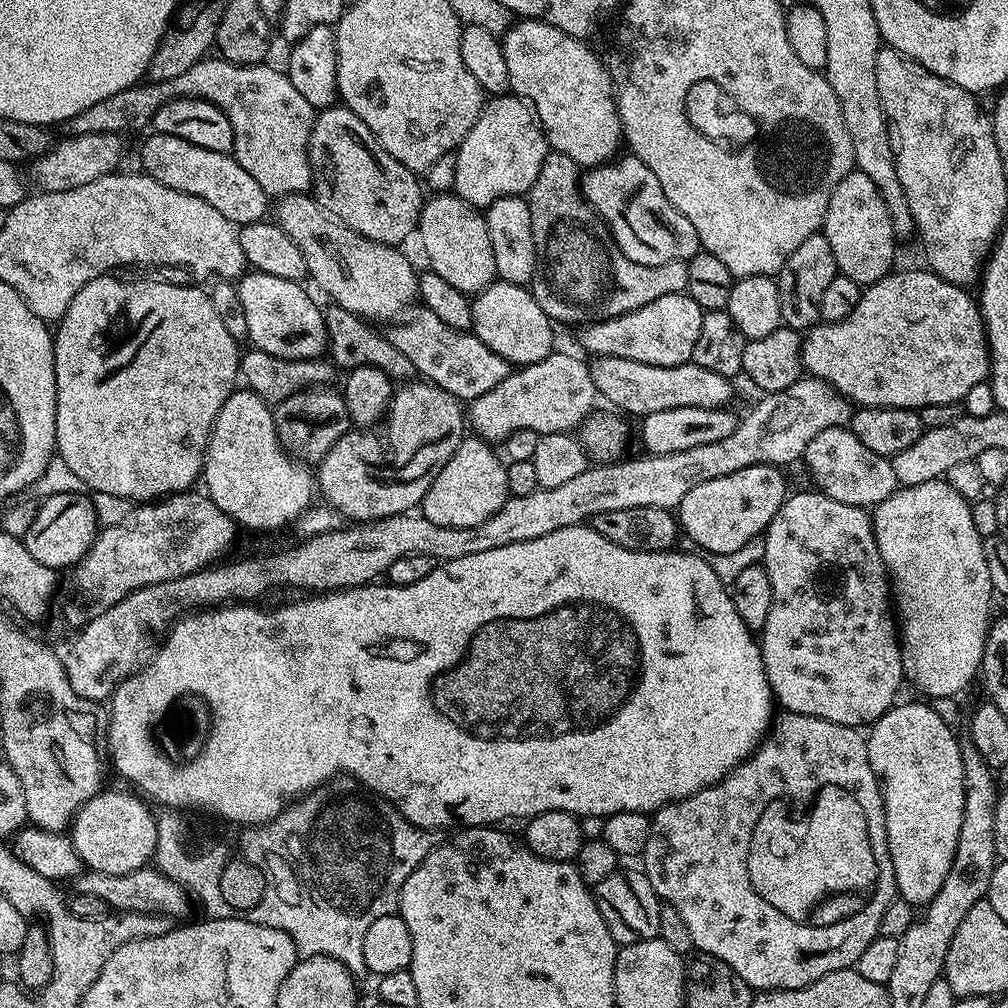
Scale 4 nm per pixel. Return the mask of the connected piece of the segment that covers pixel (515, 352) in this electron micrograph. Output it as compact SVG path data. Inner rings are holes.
M497 282L475 293L472 300L472 335L486 342L498 358L506 358L510 366L542 362L542 358L550 355L554 350L552 328L554 321L538 306L531 291L523 284Z

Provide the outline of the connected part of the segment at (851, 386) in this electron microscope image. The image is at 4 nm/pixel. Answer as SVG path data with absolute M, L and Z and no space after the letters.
M893 270L878 282L867 285L858 298L858 306L846 314L838 322L821 322L815 328L809 328L803 333L800 346L800 362L803 371L809 377L824 380L835 392L839 392L845 400L862 408L914 408L921 409L931 404L960 404L963 396L968 396L980 383L990 376L990 361L988 358L988 336L984 333L984 320L980 317L980 307L971 291L965 290L959 284L946 282L931 270L924 272L899 272Z

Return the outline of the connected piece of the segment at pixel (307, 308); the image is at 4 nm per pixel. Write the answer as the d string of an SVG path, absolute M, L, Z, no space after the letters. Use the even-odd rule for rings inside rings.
M255 270L245 271L240 277L236 289L246 314L248 340L255 351L287 360L314 360L325 355L328 335L325 332L324 313L321 305L316 305L308 297L304 286L295 280L274 278L274 274Z

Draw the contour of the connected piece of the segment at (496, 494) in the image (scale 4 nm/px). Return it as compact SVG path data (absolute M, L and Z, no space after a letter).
M465 438L426 490L422 514L438 526L473 528L490 518L508 501L506 464L491 443L479 438Z

